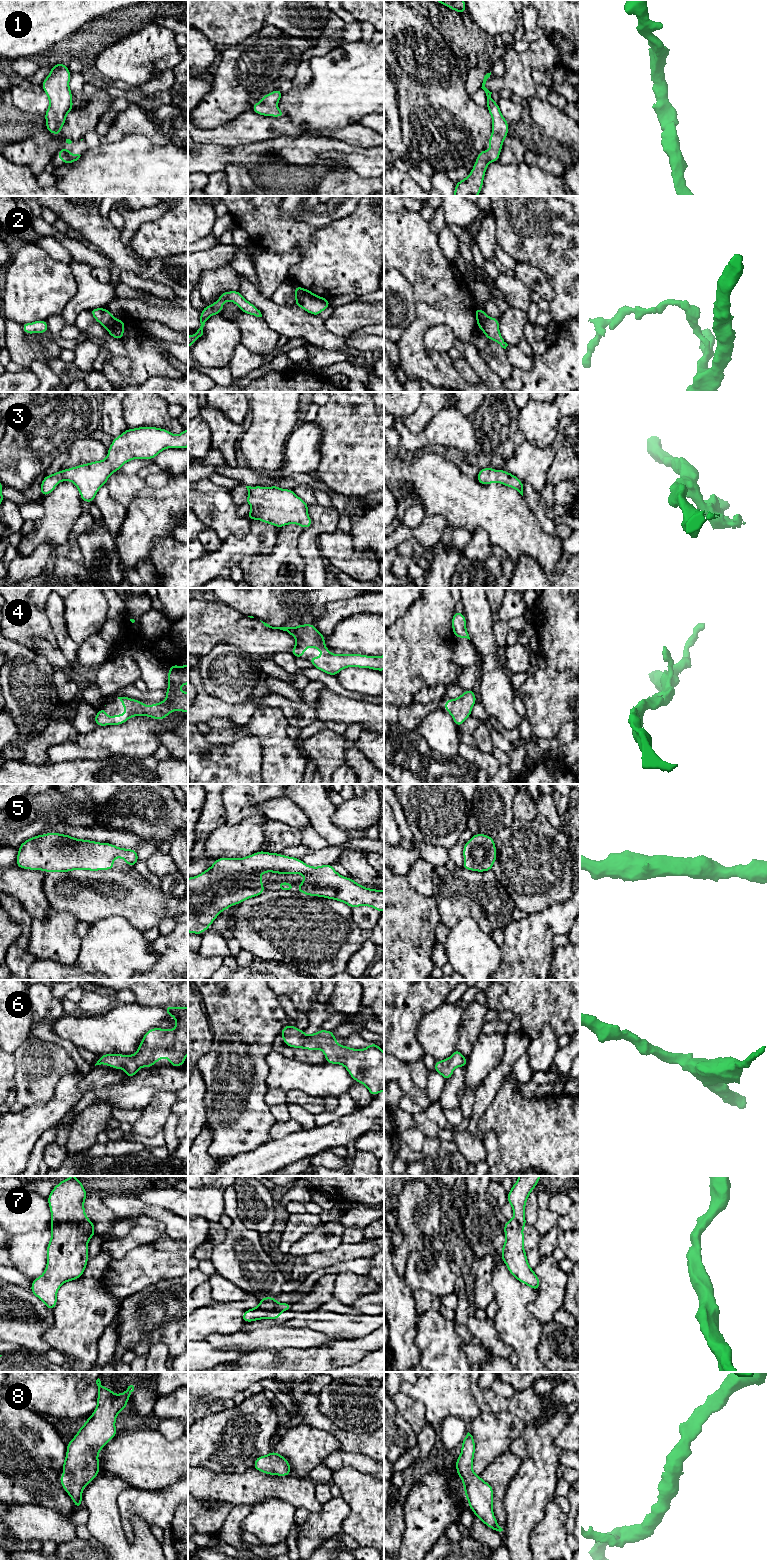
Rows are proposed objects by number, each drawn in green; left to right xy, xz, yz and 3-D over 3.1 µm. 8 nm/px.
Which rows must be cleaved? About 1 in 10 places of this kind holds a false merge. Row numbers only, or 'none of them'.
2

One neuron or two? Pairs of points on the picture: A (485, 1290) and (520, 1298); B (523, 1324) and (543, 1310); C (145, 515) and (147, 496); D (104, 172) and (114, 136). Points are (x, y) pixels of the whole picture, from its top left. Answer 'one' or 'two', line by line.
A: two
B: two
C: one
D: two

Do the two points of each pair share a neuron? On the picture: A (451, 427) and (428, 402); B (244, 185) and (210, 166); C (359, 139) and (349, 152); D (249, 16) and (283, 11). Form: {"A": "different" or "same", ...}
{"A": "different", "B": "different", "C": "different", "D": "different"}

